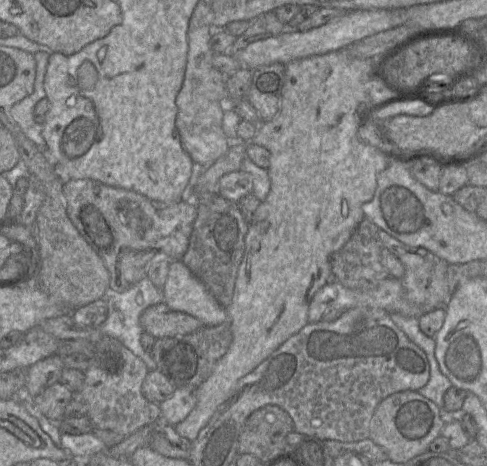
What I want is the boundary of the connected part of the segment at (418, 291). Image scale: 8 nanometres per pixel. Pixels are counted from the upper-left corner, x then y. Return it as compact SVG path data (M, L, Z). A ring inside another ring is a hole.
M379 229L378 235L383 247L393 253L405 268L404 276L400 280L407 299L421 307L423 313L438 307L445 307L453 292L447 279L449 264L424 248L414 248L405 245L382 229Z

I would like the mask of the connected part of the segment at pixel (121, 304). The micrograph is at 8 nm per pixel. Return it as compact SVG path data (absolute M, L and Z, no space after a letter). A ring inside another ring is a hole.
M147 277L131 285L124 292L118 293L107 289L102 297L108 306L108 316L99 329L102 334L118 339L126 348L139 357L149 371L157 370L157 365L150 353L146 352L141 344L141 336L144 330L140 324L142 312L149 306L162 303L164 300L163 290L157 288Z

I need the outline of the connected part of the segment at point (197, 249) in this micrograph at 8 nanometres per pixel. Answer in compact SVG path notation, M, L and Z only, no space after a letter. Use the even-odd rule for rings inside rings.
M219 194L196 205L197 218L193 224L188 249L181 261L226 309L232 302L238 269L244 257L249 223L244 219L237 203Z

